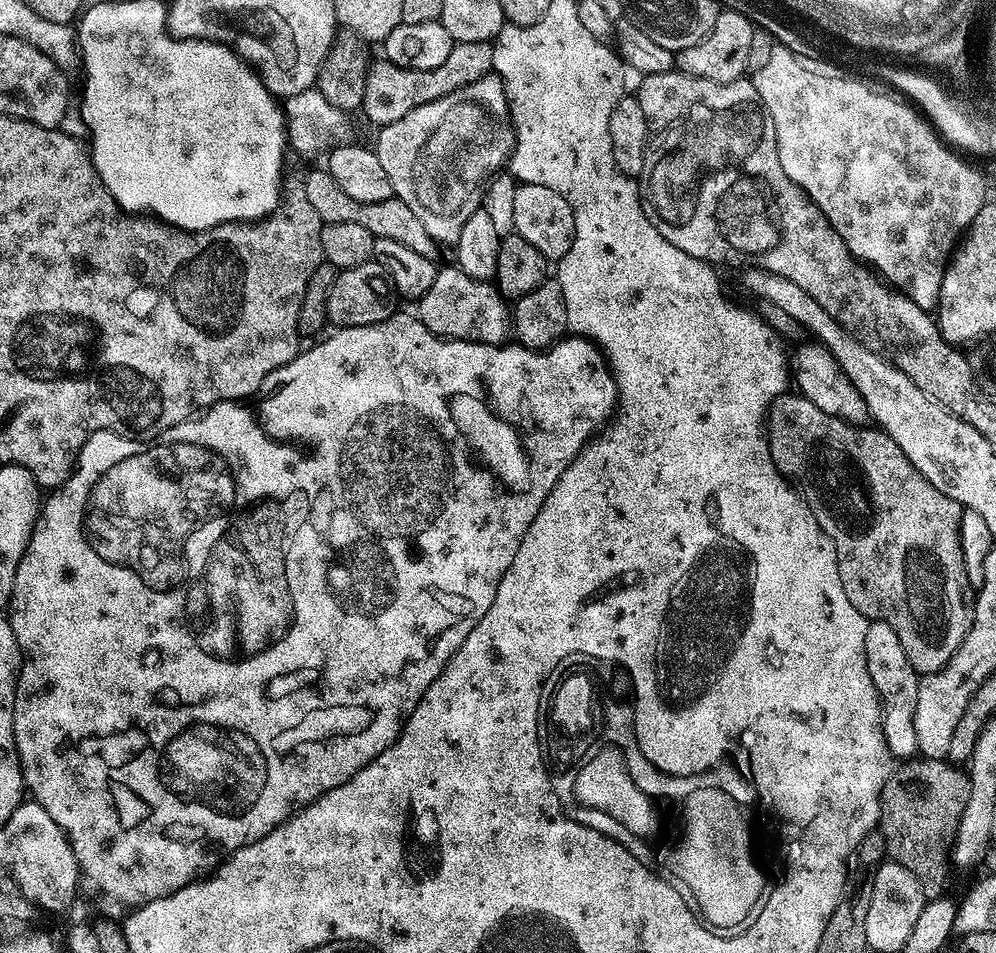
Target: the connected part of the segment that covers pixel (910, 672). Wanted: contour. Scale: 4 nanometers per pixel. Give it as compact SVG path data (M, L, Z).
M871 621L866 630L866 666L880 695L880 729L884 731L884 747L894 758L912 758L917 755L918 734L914 734L914 706L918 702L920 676L910 666L898 634L886 622Z

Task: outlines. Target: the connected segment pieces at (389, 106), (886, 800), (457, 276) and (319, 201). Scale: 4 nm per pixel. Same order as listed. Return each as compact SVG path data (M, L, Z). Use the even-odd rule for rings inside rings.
M456 44L450 50L450 58L429 72L411 72L408 68L398 68L387 62L379 63L373 63L368 69L362 105L362 113L375 126L398 122L398 118L406 118L410 110L454 94L489 75L492 72L492 44Z
M914 758L903 764L906 765L902 768L897 767L884 781L884 789L880 792L878 831L884 836L885 853L897 864L906 866L906 870L914 873L929 893L936 894L948 876L948 862L950 864L953 859L958 822L970 798L970 782L967 773L947 759Z
M449 266L449 268L441 267L439 271L437 271L436 277L434 278L434 284L430 286L430 290L426 290L426 294L420 297L418 301L418 315L420 320L427 326L428 329L436 336L442 336L446 340L469 340L470 342L474 342L475 344L504 344L506 337L504 335L509 335L510 332L510 308L507 304L505 297L501 296L499 291L488 280L475 280L474 278L470 278L467 276L461 268L457 268L455 266Z
M326 170L310 173L302 180L302 187L306 190L310 206L318 210L324 224L358 222L358 226L366 226L366 230L370 230L370 234L376 238L394 238L394 242L402 242L410 246L410 250L425 251L426 237L422 222L416 217L414 210L410 210L410 206L406 206L401 200L393 198L373 204L360 204L354 198L350 198L350 194L346 194L346 190L342 190Z

